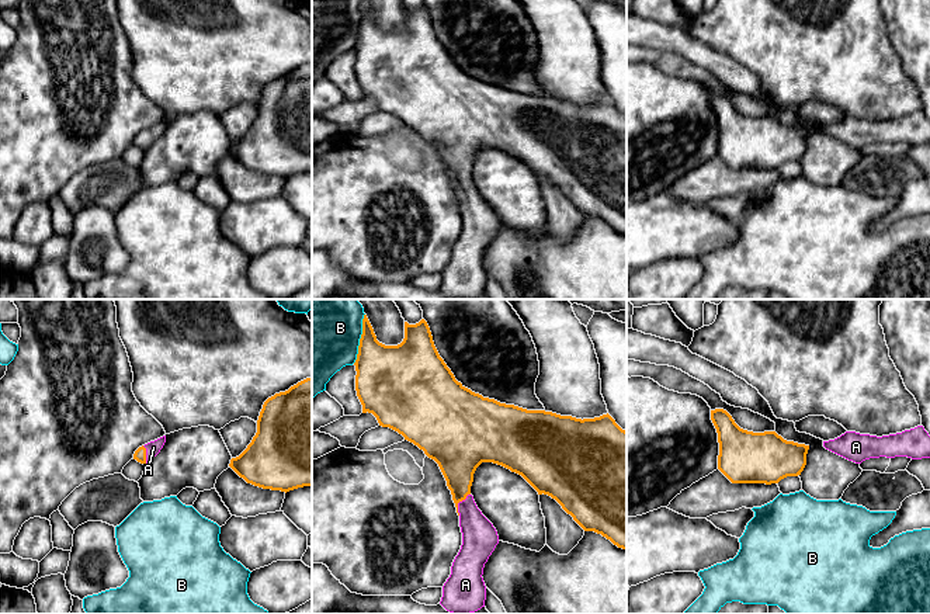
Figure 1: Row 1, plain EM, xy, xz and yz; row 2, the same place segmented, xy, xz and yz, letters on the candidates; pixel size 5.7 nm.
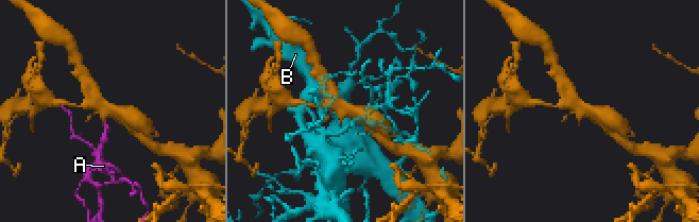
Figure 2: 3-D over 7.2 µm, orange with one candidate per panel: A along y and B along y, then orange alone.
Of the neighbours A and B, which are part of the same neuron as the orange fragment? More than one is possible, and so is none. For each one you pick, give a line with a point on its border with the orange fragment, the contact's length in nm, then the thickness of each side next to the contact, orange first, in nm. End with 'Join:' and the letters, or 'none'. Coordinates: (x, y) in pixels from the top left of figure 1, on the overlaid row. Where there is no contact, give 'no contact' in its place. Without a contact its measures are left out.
A: xz (458, 502) | 140 nm | 240/200 nm
Join: A

